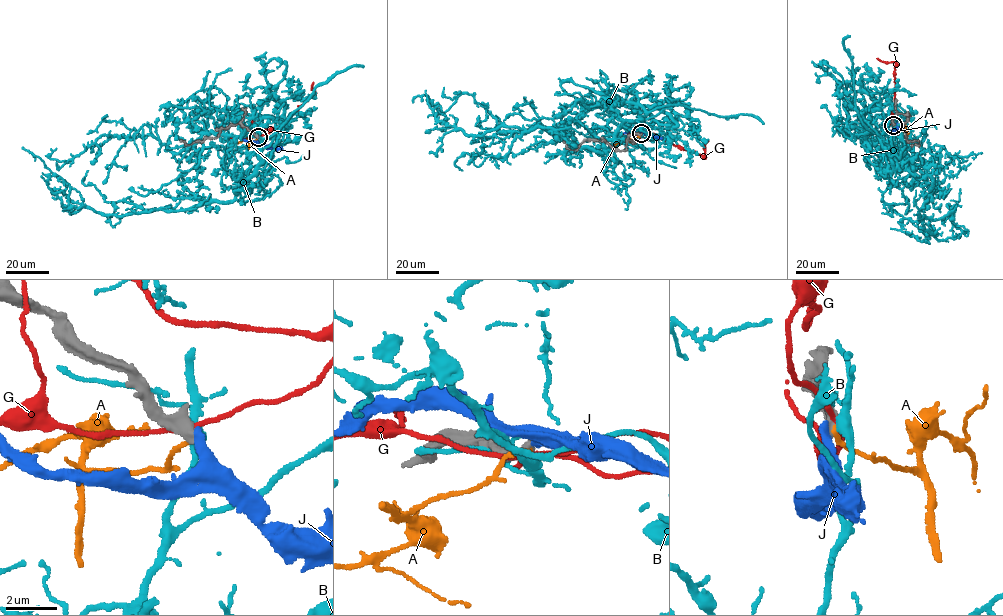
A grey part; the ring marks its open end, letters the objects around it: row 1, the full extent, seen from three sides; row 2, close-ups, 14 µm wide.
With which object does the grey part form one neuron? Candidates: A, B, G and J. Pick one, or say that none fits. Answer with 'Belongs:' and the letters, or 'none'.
Belongs: J

